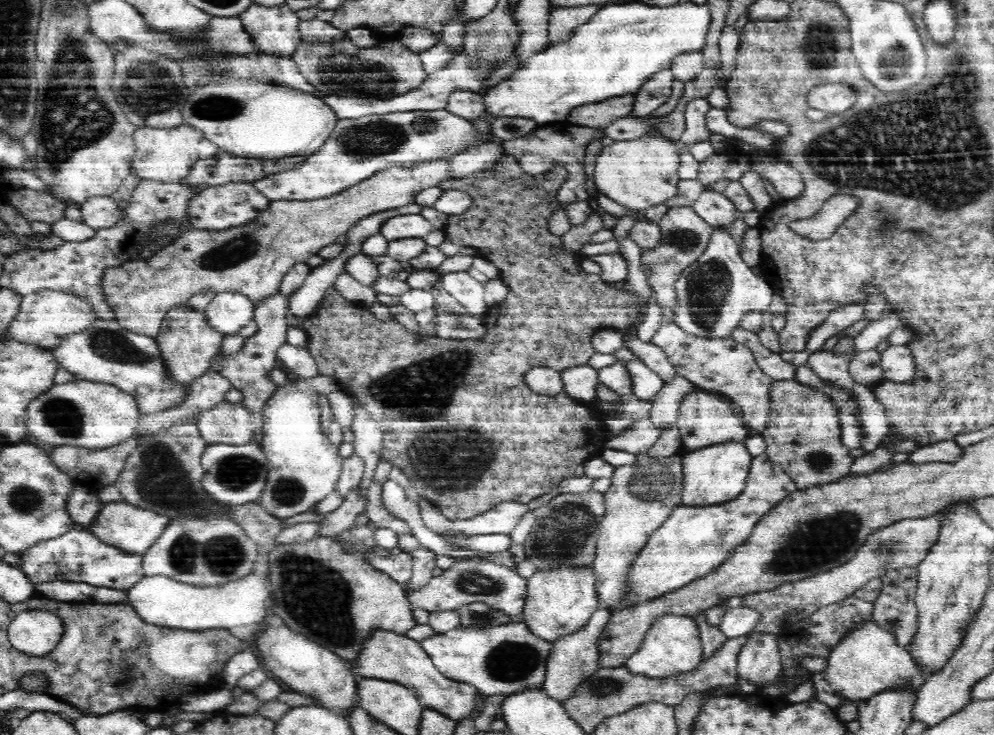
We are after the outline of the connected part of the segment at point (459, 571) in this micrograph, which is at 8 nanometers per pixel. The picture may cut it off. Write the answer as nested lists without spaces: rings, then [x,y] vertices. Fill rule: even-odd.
[[[456,559],[440,576],[433,576],[430,582],[418,590],[406,592],[413,608],[421,608],[430,612],[455,610],[474,602],[483,602],[508,616],[522,613],[526,602],[528,579],[518,574],[515,569],[493,562],[477,562],[470,559]]]

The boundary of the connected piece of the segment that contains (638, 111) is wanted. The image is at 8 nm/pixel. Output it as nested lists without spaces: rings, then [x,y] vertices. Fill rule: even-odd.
[[[662,69],[653,74],[640,87],[640,90],[635,92],[631,116],[644,118],[668,102],[670,94],[672,94],[672,82],[674,82],[674,74],[670,69]]]

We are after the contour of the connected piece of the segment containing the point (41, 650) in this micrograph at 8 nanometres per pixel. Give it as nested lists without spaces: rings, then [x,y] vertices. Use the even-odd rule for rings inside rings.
[[[26,608],[16,613],[7,633],[15,649],[42,656],[60,642],[64,634],[64,620],[56,612],[44,608]]]

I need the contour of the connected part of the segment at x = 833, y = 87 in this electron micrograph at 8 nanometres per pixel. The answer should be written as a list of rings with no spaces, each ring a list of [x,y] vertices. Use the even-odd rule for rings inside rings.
[[[823,84],[807,94],[807,106],[822,110],[829,116],[847,111],[856,102],[858,93],[847,84]]]

